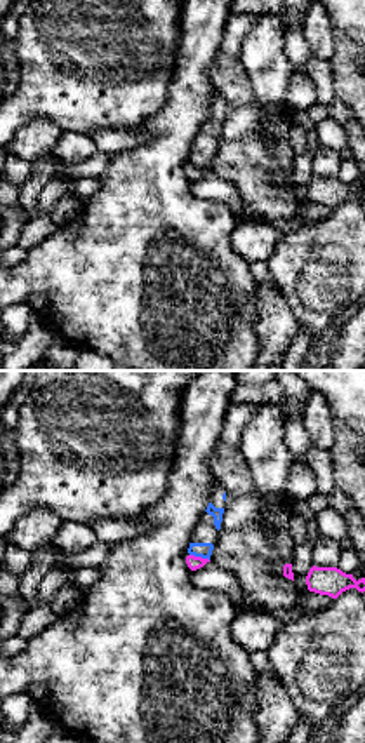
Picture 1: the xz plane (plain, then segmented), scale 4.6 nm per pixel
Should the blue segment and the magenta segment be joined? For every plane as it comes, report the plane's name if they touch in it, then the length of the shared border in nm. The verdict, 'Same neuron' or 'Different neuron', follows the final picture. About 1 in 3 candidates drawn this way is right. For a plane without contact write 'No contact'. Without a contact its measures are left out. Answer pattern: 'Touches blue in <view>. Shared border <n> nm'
Touches blue in xz. Shared border 100 nm

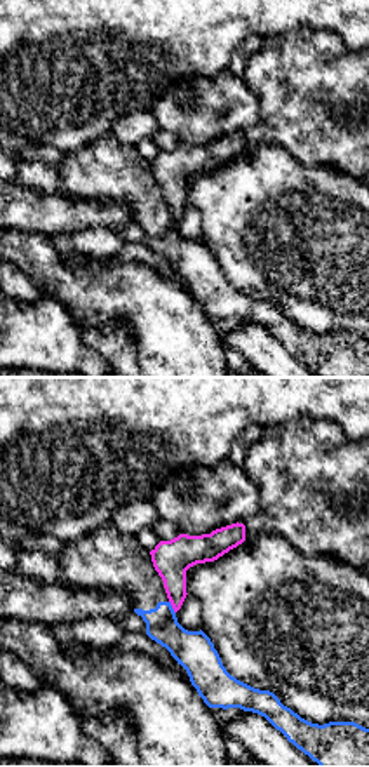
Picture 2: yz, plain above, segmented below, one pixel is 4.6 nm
Touches blue in yz. Shared border 70 nm

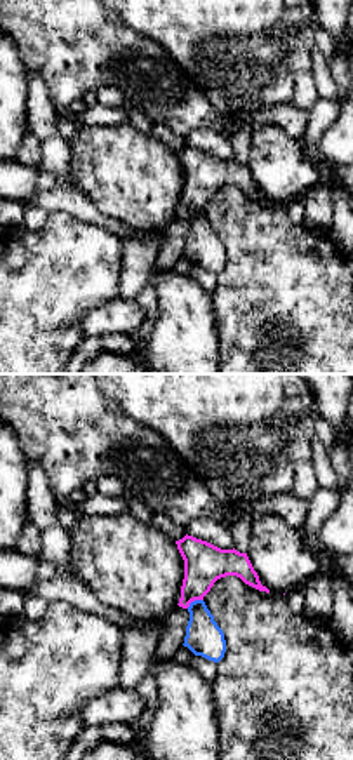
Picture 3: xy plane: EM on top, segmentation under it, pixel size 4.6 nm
Touches blue in xy. Shared border 90 nm

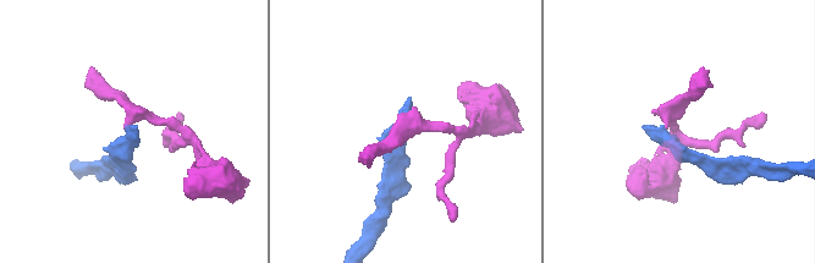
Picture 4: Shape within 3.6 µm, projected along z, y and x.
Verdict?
Different neuron

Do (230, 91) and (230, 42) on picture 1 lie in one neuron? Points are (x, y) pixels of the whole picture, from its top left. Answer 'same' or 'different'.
same

